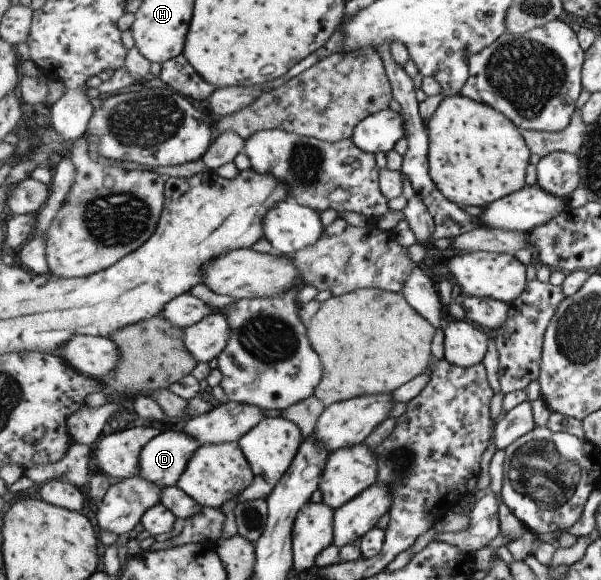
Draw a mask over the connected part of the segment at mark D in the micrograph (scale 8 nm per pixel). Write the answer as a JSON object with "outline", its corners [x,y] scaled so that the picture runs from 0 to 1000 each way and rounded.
{"outline":[[[304,740],[275,741],[241,769],[233,795],[236,810],[228,822],[246,826],[270,841],[291,838],[338,767],[341,764]]]}

